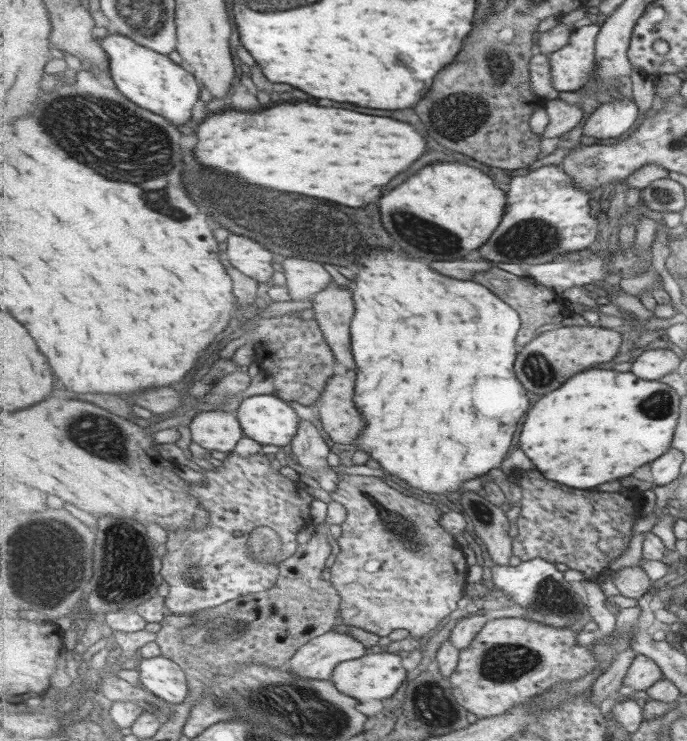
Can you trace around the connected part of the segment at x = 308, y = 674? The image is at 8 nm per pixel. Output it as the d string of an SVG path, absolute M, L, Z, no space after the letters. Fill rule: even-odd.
M329 631L304 644L284 666L303 678L330 680L339 664L370 653L361 640L349 633Z

